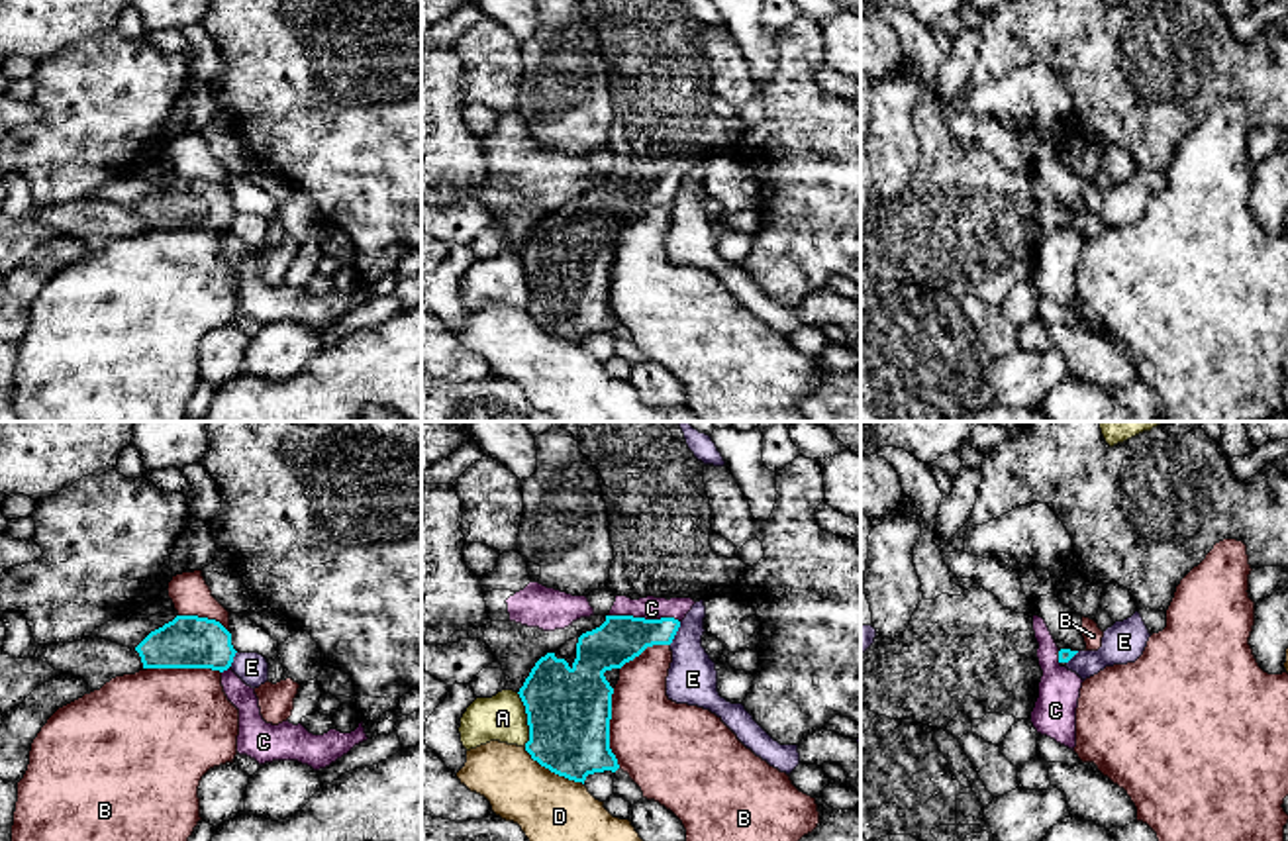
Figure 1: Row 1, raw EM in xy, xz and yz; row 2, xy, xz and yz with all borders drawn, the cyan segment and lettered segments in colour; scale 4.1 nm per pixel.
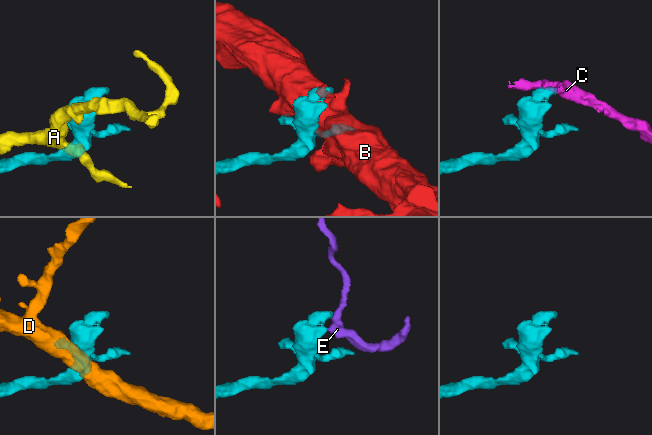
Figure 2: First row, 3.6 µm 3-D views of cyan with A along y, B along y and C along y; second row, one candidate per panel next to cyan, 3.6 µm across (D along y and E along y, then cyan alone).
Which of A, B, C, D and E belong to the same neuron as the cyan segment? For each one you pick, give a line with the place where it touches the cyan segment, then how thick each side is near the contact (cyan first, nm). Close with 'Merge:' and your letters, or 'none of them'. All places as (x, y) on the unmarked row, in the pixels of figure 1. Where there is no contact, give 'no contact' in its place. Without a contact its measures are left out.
Merge: none of them

